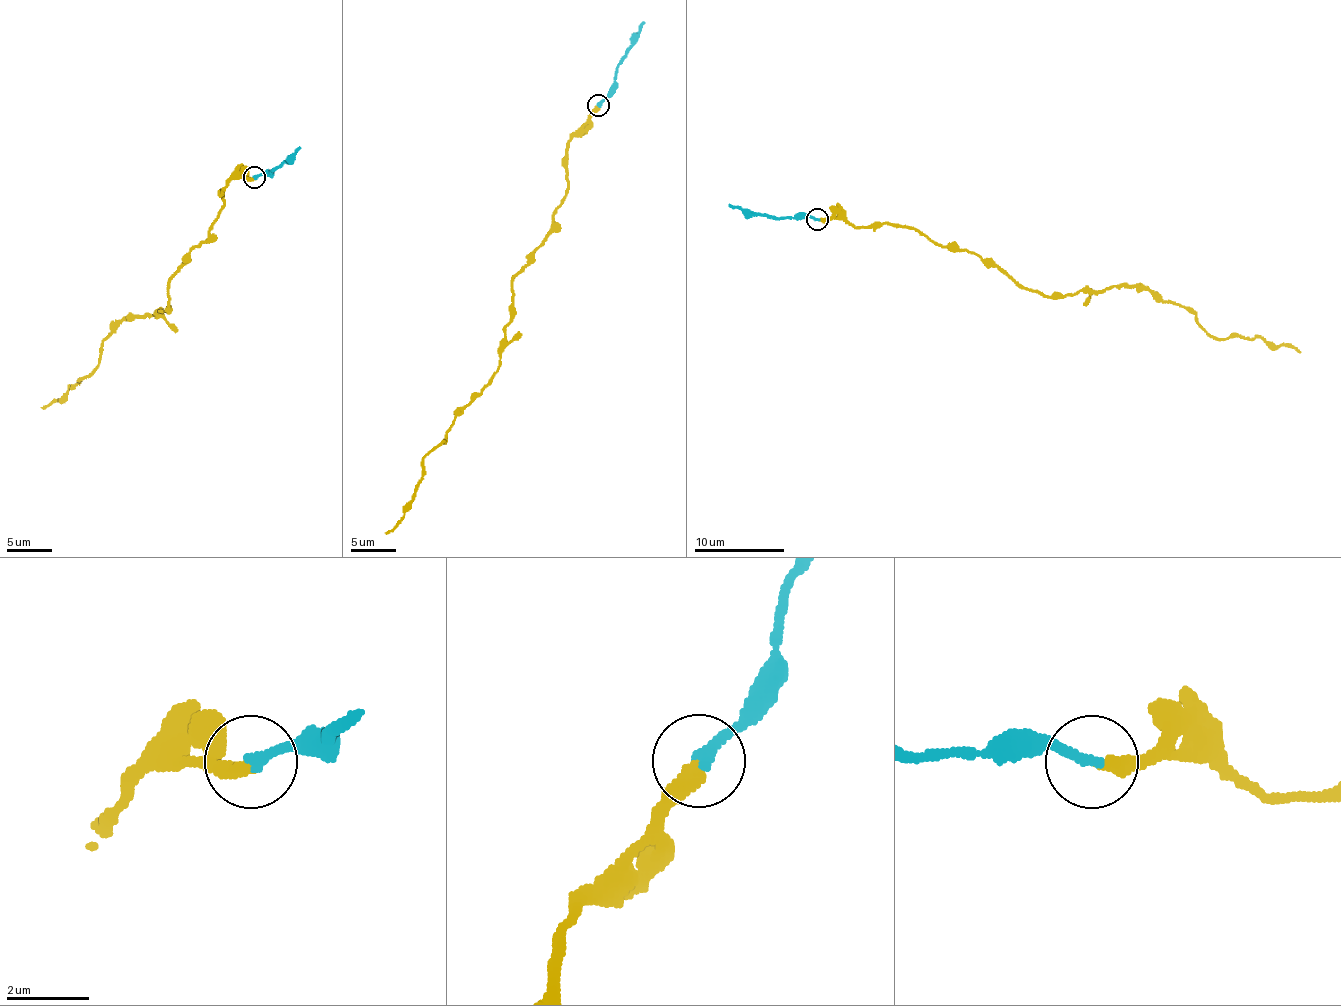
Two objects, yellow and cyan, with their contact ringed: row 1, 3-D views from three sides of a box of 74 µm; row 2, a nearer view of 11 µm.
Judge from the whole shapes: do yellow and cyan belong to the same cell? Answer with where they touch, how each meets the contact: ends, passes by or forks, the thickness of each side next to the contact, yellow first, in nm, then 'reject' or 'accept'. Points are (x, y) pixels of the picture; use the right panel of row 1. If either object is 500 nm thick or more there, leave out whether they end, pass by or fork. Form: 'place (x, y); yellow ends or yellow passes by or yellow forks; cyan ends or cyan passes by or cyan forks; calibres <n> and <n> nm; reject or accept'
place (817, 219); yellow ends; cyan ends; calibres 280 and 260 nm; accept

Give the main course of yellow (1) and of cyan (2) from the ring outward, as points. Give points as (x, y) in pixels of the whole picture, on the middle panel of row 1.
1: (597, 104), (568, 144), (568, 192), (552, 230), (512, 280), (500, 365), (424, 457), (415, 499), (385, 533)
2: (597, 104), (613, 82), (616, 67), (631, 46), (631, 37), (645, 21)

